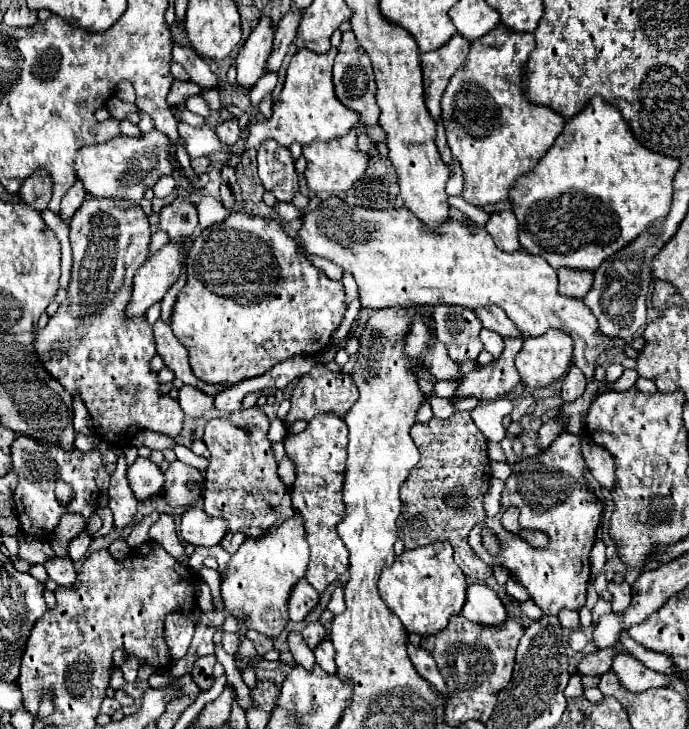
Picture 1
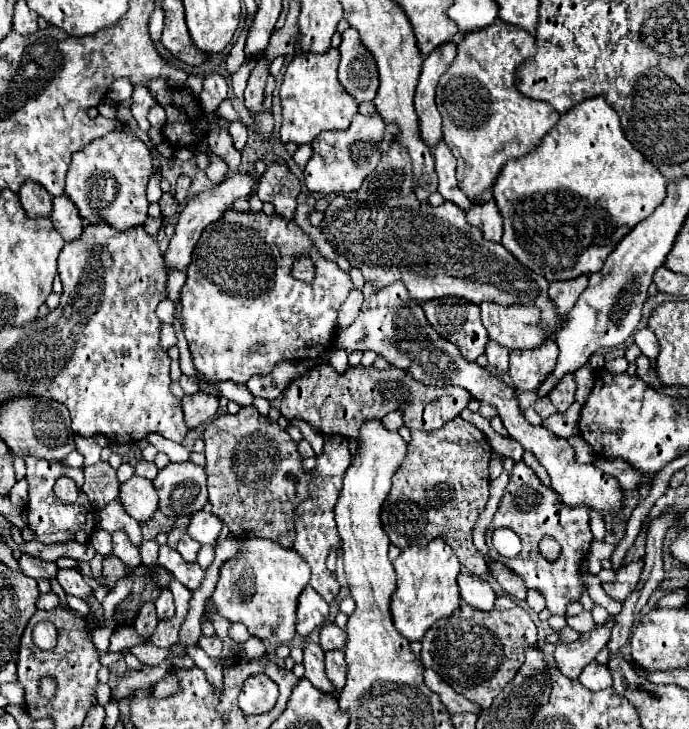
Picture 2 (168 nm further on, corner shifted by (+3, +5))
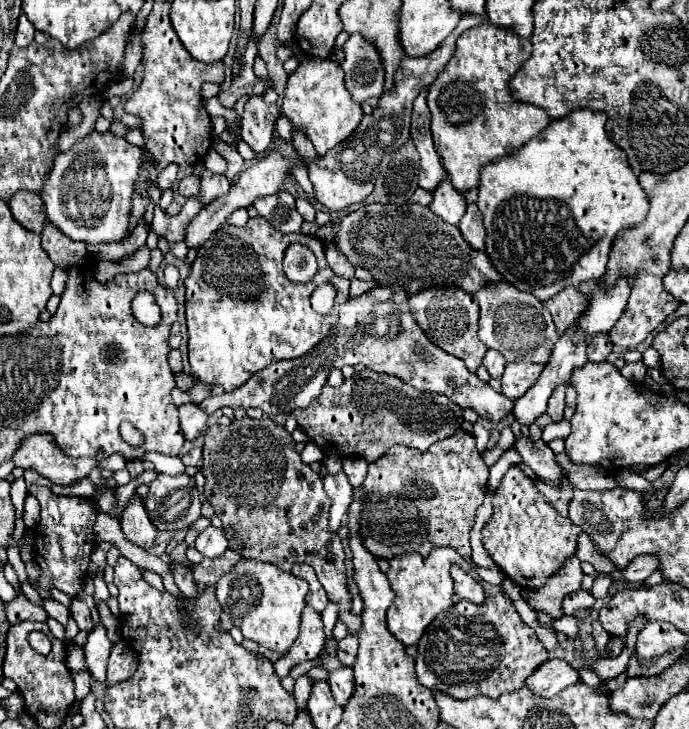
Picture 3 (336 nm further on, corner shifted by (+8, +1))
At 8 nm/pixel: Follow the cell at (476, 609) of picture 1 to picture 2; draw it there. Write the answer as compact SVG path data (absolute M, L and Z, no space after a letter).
M462 570L458 574L458 586L460 586L460 596L466 604L470 604L472 608L478 608L478 610L492 610L496 594L488 582L474 578L472 574Z

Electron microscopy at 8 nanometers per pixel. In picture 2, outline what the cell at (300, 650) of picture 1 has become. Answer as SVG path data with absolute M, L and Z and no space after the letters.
M308 642L304 648L304 668L306 668L306 678L316 688L320 688L322 692L332 692L334 696L338 696L336 688L332 686L332 682L324 674L324 650L314 642Z

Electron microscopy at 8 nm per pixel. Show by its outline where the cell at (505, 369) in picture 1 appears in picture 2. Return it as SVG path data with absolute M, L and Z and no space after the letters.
M320 364L284 392L282 416L304 420L324 436L340 434L344 438L358 438L364 420L380 420L392 410L402 410L406 428L432 432L454 420L470 398L468 391L458 386L424 386L398 368L352 368L338 376L330 364Z

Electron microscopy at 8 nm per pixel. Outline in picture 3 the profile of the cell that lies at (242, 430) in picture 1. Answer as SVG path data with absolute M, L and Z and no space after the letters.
M249 408L246 413L248 416L243 420L233 420L229 426L215 424L207 428L203 436L205 444L203 444L201 470L205 474L205 486L203 486L205 500L213 506L215 514L223 522L223 532L229 540L229 548L239 552L243 558L271 562L285 572L289 572L295 562L305 562L313 566L317 570L315 574L319 582L329 594L329 600L339 604L339 620L347 624L349 634L355 634L359 630L361 618L351 614L351 596L347 592L345 566L343 566L345 554L339 536L329 532L327 526L331 500L323 490L323 480L305 462L301 462L301 456L295 452L293 436L281 424L273 422L271 418L262 418L263 411L259 408Z

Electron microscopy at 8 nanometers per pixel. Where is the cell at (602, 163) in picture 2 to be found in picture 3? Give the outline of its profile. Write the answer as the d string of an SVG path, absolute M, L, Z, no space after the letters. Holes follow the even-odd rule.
M587 108L573 110L567 116L553 120L539 136L519 148L519 152L487 164L481 172L477 206L485 216L485 250L503 278L511 284L527 280L527 290L541 302L567 286L579 286L585 280L599 280L605 274L617 234L639 226L649 212L649 196L633 174L627 154L607 136L605 122L605 112ZM541 268L545 270L545 276L535 280L535 274Z

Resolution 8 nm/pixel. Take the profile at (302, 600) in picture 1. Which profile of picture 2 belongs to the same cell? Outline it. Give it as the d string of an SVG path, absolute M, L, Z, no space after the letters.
M306 588L298 598L298 626L300 636L310 636L314 628L324 626L328 620L328 602L318 596L314 588Z

